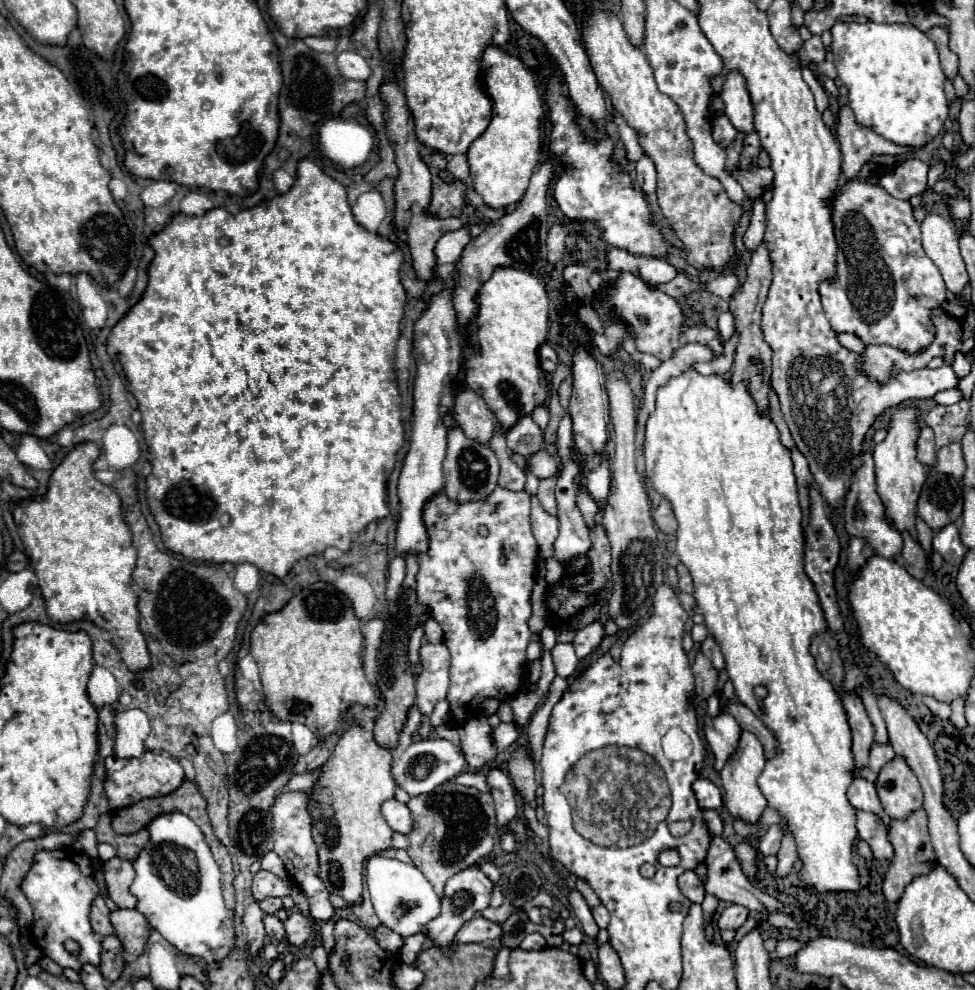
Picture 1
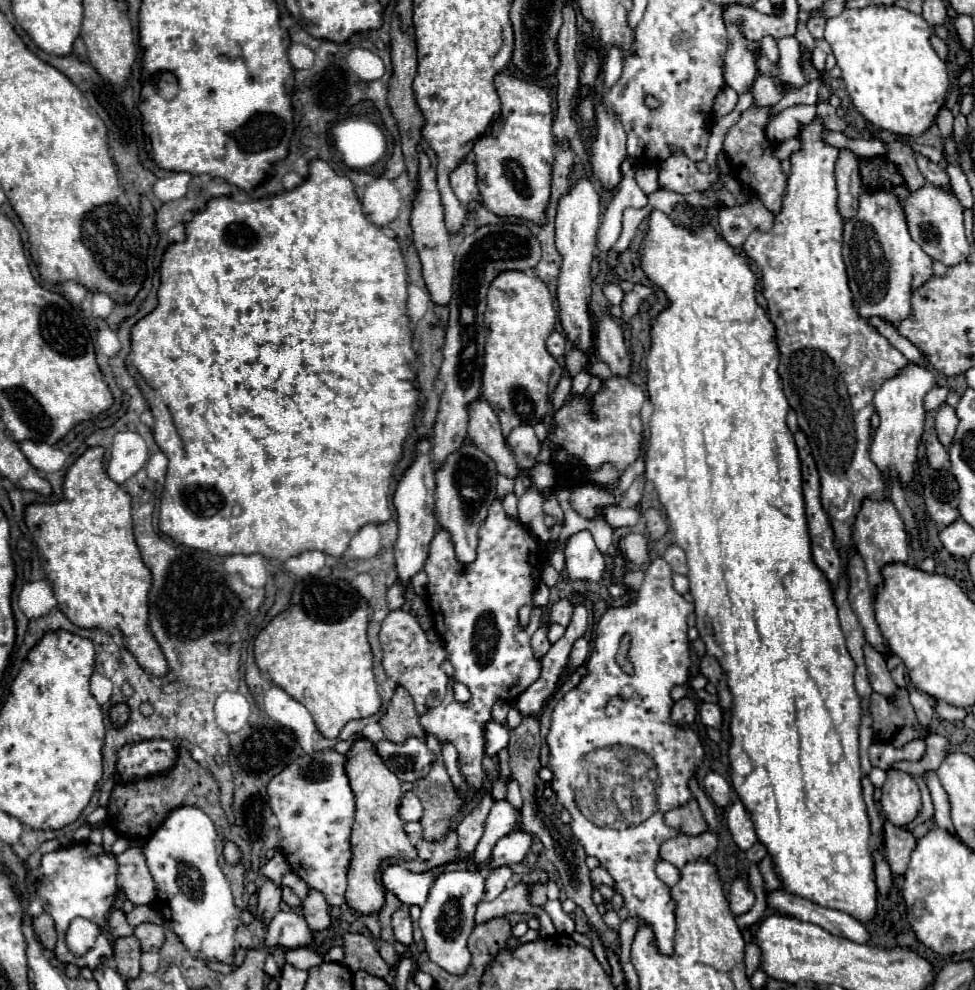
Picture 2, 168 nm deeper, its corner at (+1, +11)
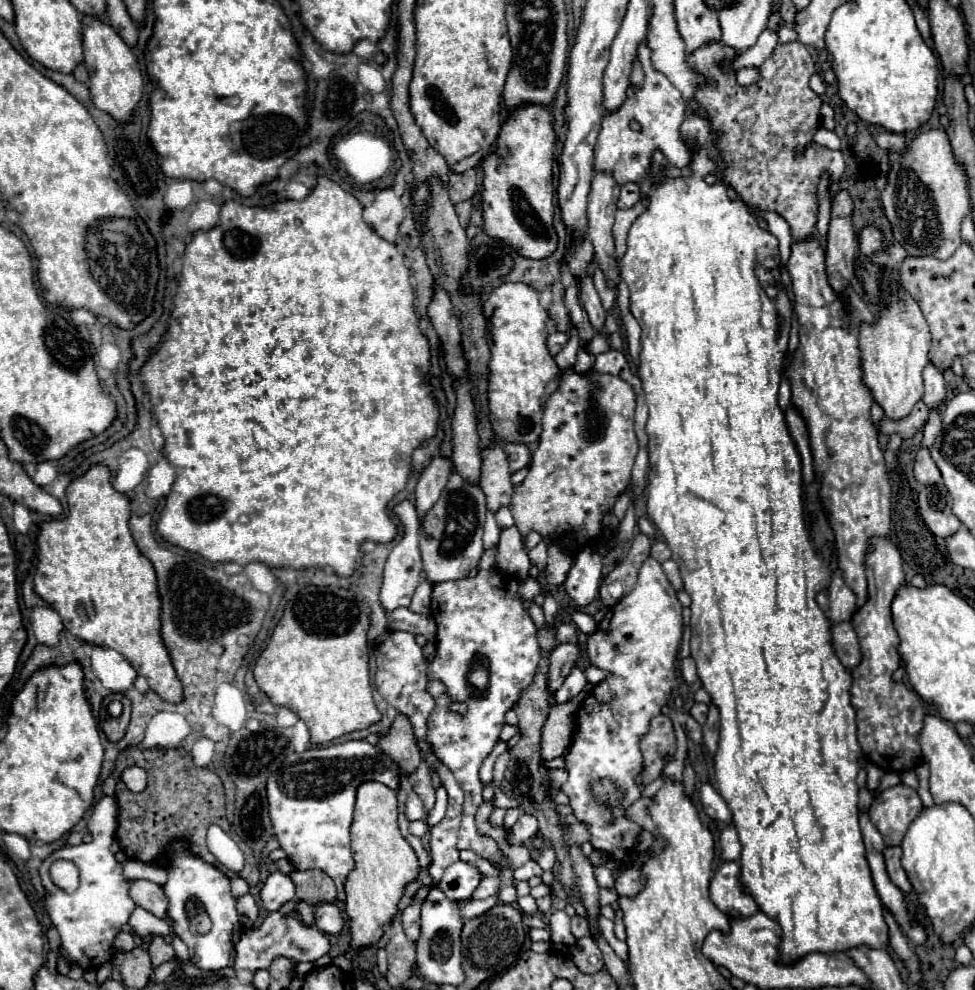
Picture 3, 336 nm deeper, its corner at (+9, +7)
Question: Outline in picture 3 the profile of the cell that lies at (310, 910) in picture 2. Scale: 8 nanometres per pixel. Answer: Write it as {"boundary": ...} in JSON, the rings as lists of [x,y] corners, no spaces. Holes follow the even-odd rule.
{"boundary":[[[322,903],[316,907],[316,927],[328,935],[336,935],[344,927],[342,911],[334,903]]]}

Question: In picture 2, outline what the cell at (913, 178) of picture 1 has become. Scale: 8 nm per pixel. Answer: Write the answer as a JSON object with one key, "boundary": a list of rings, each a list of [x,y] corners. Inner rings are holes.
{"boundary":[[[942,109],[938,113],[938,117],[936,117],[936,125],[944,127],[944,143],[952,137],[952,121],[954,121],[954,117],[952,117],[952,113],[948,109]]]}

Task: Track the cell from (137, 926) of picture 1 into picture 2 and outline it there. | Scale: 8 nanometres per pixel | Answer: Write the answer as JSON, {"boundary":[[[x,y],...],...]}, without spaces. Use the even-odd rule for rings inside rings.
{"boundary":[[[142,923],[134,927],[134,935],[140,939],[142,951],[156,951],[164,941],[164,931],[160,925],[154,923]]]}

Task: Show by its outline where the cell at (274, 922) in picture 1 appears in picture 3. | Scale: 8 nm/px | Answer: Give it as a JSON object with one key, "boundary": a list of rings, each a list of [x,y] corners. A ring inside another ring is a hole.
{"boundary":[[[270,913],[264,923],[258,929],[248,929],[240,941],[236,943],[236,961],[234,961],[234,969],[250,969],[250,971],[258,971],[258,969],[268,969],[270,961],[274,957],[294,957],[294,961],[318,961],[320,957],[324,957],[330,951],[330,941],[326,933],[320,933],[316,927],[306,927],[304,923],[300,923],[294,915],[282,915],[282,913]]]}

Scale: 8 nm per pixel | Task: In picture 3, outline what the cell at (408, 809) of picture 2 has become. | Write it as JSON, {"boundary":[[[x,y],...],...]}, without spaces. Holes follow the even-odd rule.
{"boundary":[[[412,791],[406,801],[406,817],[408,817],[408,821],[414,821],[414,819],[424,819],[424,815],[426,815],[424,805],[422,805],[420,797]]]}

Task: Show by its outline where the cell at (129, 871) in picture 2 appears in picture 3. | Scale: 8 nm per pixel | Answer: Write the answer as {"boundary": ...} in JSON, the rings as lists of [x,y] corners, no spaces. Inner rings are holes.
{"boundary":[[[134,881],[130,887],[130,897],[134,899],[136,905],[144,907],[146,911],[154,913],[156,917],[168,921],[172,925],[172,919],[168,917],[168,897],[164,895],[162,887],[152,883],[152,881]]]}

